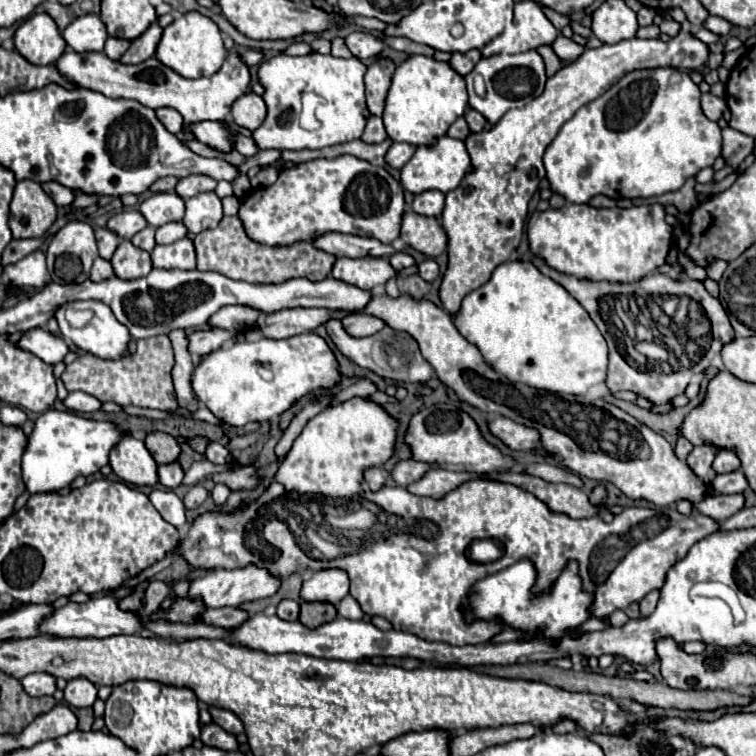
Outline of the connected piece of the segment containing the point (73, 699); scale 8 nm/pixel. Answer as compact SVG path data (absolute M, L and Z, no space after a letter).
M73 679L67 683L63 699L71 707L91 707L97 699L97 687L87 679Z

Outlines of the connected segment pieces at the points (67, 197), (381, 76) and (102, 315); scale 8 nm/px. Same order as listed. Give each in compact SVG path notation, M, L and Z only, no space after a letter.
M57 181L43 183L41 187L43 187L45 193L51 195L51 199L55 201L57 207L67 207L67 205L71 205L75 201L75 193L71 189L67 189L67 187L61 187Z
M377 59L367 69L367 75L365 75L367 93L365 95L367 95L367 109L371 115L381 117L393 73L395 73L395 63L389 59Z
M73 301L73 309L95 311L95 317L87 327L73 329L65 319L65 307L57 309L55 317L59 321L59 329L63 331L63 337L71 339L81 351L87 351L99 359L121 359L127 355L133 337L129 335L129 329L115 319L113 311L105 303Z

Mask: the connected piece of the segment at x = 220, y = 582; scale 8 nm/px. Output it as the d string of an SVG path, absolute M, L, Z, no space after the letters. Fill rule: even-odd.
M255 565L243 567L243 569L233 569L233 571L211 571L205 577L193 579L187 591L187 599L203 599L205 607L239 607L241 603L247 601L255 601L255 599L263 599L263 597L271 597L277 593L281 585L281 579L269 575L265 569L259 569Z

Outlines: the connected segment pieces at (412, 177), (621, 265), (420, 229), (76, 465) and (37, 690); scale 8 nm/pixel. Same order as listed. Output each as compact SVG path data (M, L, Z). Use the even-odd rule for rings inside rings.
M445 135L445 137L437 139L437 143L433 147L417 147L411 161L401 169L401 185L415 195L423 193L423 191L431 191L431 189L449 193L461 183L461 179L469 171L471 171L471 157L467 153L465 143Z
M567 203L561 209L535 211L529 219L529 245L553 269L591 281L631 283L665 265L673 227L665 223L663 205L629 209L595 209Z
M405 211L401 217L401 235L403 243L409 247L437 257L447 249L447 235L435 217L423 217L413 211Z
M47 411L35 421L35 429L27 441L25 453L23 453L23 483L29 493L47 493L47 491L59 491L69 487L69 483L83 475L89 477L97 473L103 465L107 465L109 451L115 447L115 443L121 439L121 431L109 423L109 421L91 421L83 419L69 411Z
M31 673L21 679L21 685L27 695L31 697L43 697L55 693L55 677L49 673Z

